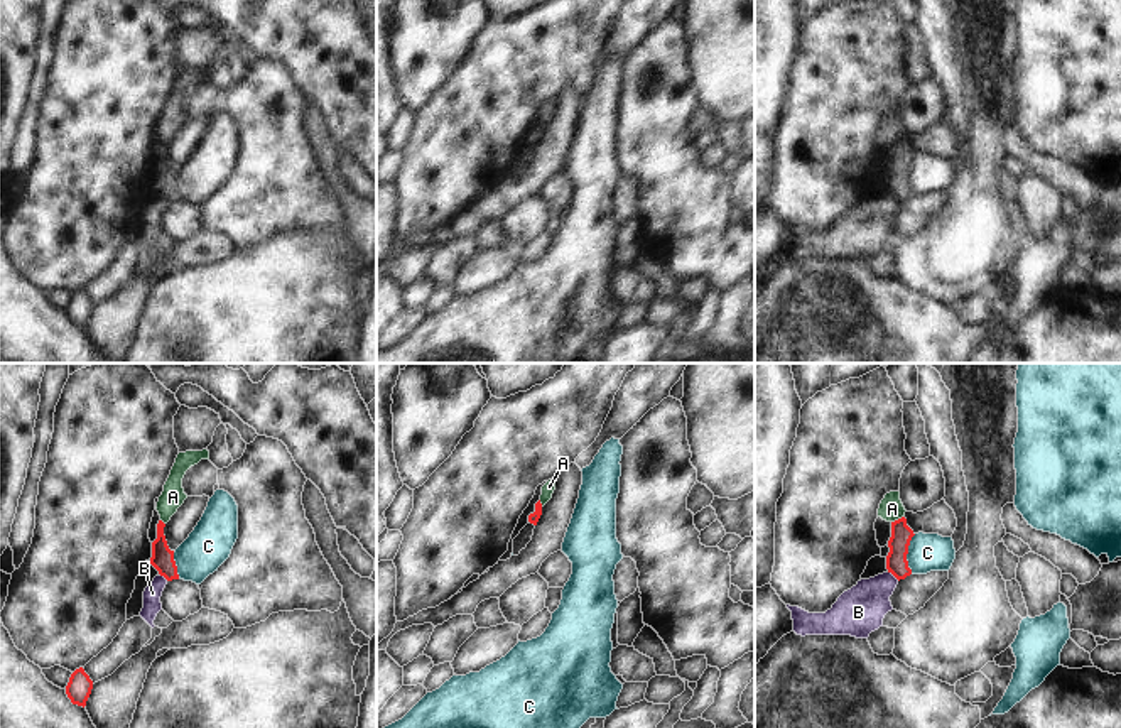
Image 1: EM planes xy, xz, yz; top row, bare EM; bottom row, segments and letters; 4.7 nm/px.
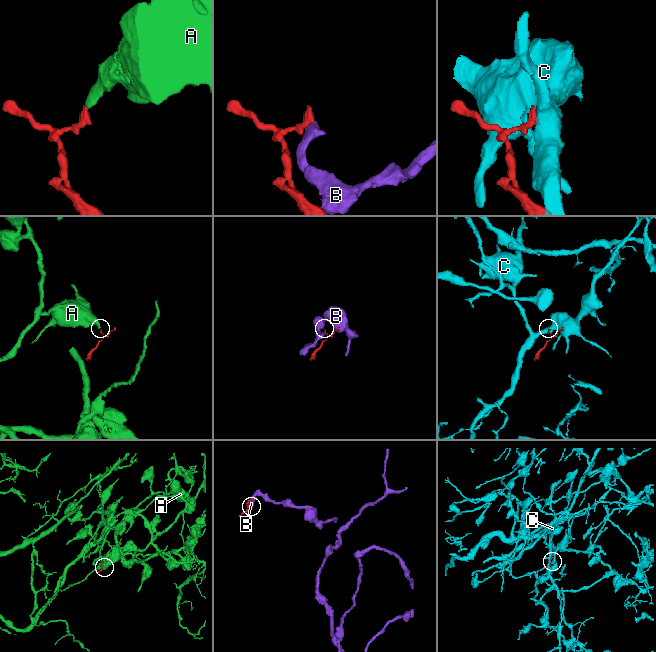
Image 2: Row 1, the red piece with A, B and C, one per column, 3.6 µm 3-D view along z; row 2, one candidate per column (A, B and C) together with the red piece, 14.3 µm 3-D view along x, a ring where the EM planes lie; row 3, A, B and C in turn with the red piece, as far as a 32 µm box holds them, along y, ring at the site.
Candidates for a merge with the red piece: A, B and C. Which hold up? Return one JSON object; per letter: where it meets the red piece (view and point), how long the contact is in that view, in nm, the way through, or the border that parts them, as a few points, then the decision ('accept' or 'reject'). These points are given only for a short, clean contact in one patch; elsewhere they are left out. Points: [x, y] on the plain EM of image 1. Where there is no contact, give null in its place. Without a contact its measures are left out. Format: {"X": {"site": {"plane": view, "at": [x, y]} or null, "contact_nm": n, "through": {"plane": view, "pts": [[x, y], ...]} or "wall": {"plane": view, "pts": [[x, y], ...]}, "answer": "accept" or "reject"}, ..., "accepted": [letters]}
{"A": {"site": {"plane": "yz", "at": [898, 141]}, "contact_nm": 70, "wall": {"plane": "yz", "pts": [[904, 137], [892, 144]]}, "answer": "reject"}, "B": {"site": {"plane": "yz", "at": [893, 196]}, "contact_nm": 70, "wall": {"plane": "yz", "pts": [[888, 193], [898, 201]]}, "answer": "reject"}, "C": {"site": {"plane": "yz", "at": [907, 174]}, "contact_nm": 190, "wall": {"plane": "yz", "pts": [[915, 156], [907, 176], [910, 195]]}, "answer": "reject"}, "accepted": []}

